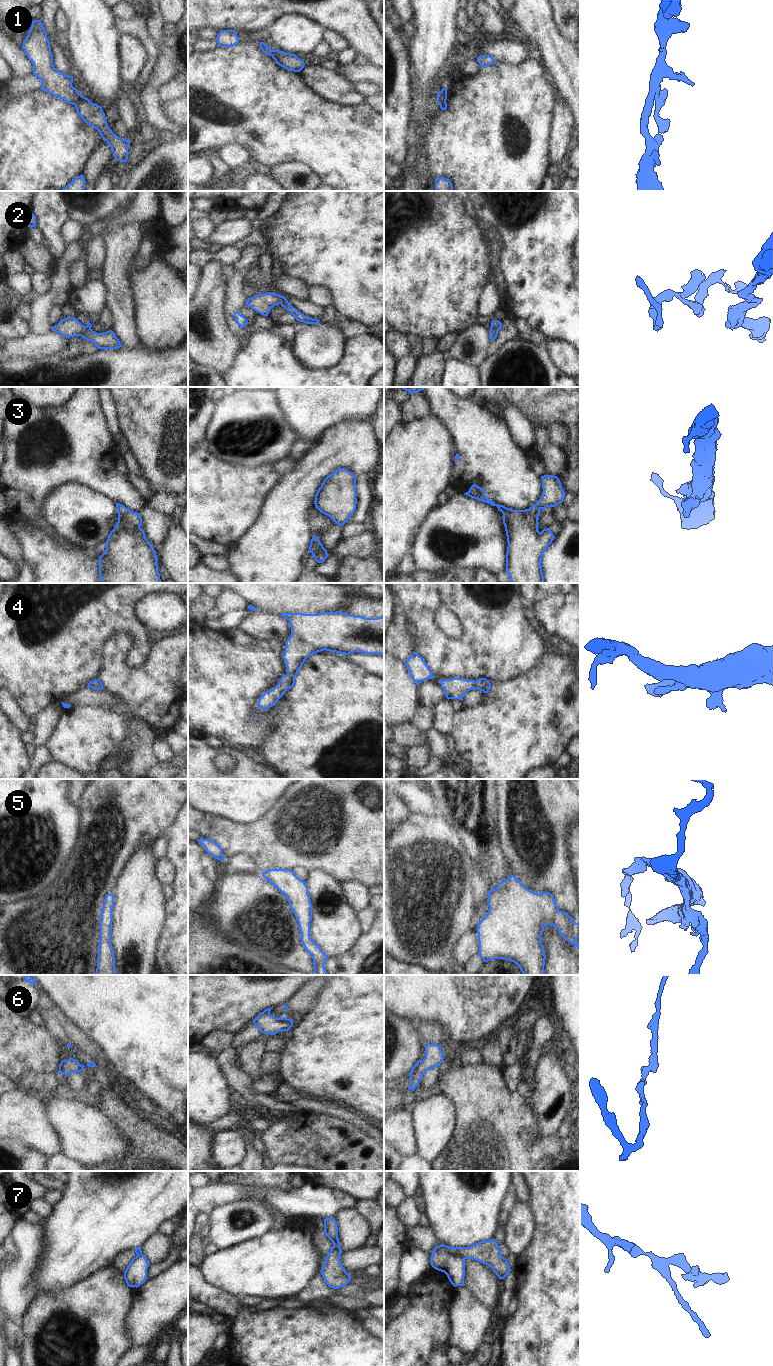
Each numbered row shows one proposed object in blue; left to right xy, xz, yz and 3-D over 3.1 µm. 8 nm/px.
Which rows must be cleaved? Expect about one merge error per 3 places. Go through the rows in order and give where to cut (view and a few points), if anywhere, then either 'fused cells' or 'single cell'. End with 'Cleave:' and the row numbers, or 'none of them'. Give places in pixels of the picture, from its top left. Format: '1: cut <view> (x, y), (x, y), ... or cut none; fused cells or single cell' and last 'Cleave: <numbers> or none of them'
1: cut xy (82, 96), (74, 104); fused cells
2: cut yz (490, 327), (497, 331); fused cells
3: cut none; single cell
4: cut none; single cell
5: cut none; single cell
6: cut none; single cell
7: cut yz (448, 1247), (448, 1251), (451, 1254), (459, 1254), (464, 1259); fused cells
Cleave: 1, 2, 7

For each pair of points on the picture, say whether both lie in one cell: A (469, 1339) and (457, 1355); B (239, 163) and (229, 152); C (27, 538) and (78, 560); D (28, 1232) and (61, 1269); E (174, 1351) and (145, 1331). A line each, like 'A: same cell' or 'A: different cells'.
A: different cells
B: same cell
C: same cell
D: different cells
E: different cells

